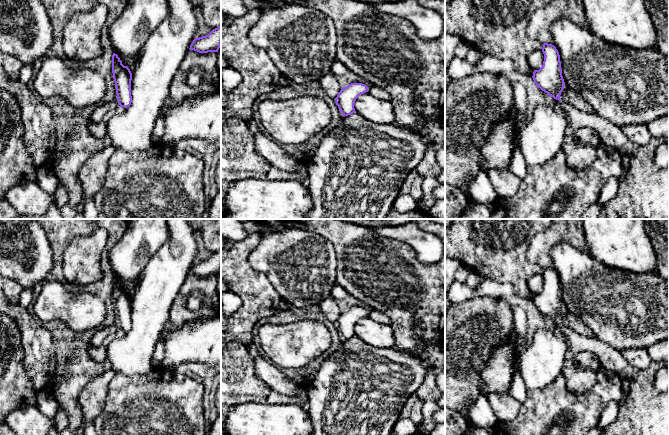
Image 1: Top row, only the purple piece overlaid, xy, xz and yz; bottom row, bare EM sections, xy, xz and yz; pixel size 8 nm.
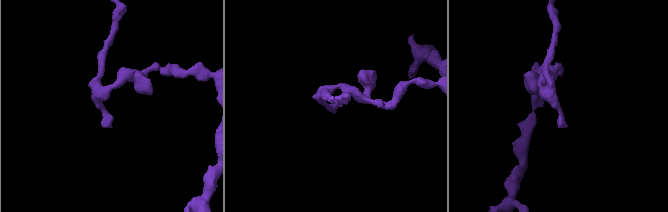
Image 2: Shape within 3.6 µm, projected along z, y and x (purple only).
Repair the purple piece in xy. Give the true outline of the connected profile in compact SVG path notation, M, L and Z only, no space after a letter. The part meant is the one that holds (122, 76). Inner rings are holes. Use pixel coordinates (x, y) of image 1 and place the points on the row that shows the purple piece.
M115 53L112 55L112 73L116 86L117 101L120 107L127 108L131 105L132 102L132 73L127 66L122 64L122 61Z

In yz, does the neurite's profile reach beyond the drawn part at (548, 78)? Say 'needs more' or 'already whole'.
already whole

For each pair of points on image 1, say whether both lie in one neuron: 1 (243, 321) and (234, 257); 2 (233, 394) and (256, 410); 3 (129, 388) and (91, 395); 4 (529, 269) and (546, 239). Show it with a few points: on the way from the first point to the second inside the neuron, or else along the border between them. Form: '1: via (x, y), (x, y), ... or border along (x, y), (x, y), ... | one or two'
1: via (247, 305), (247, 284), (237, 273) | one
2: border along (265, 401), (239, 403), (231, 408) | two
3: border along (116, 375), (110, 382), (105, 405), (99, 414) | two
4: border along (531, 240), (528, 246), (527, 258), (542, 267) | two

